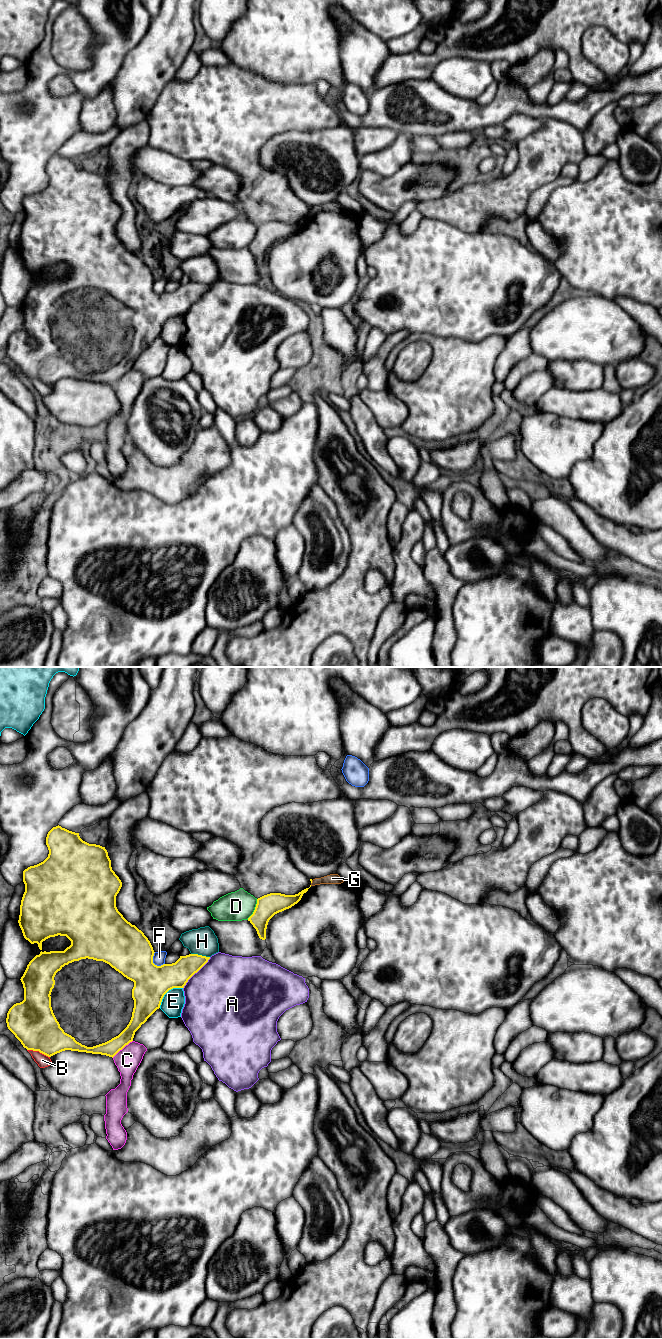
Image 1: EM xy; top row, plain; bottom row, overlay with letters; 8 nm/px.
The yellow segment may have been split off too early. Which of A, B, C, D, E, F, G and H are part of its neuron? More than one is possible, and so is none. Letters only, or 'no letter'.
no letter

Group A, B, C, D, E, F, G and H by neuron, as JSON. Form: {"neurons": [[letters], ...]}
{"neurons": [["A"], ["B"], ["C"], ["D"], ["E"], ["F"], ["G"], ["H"]]}

